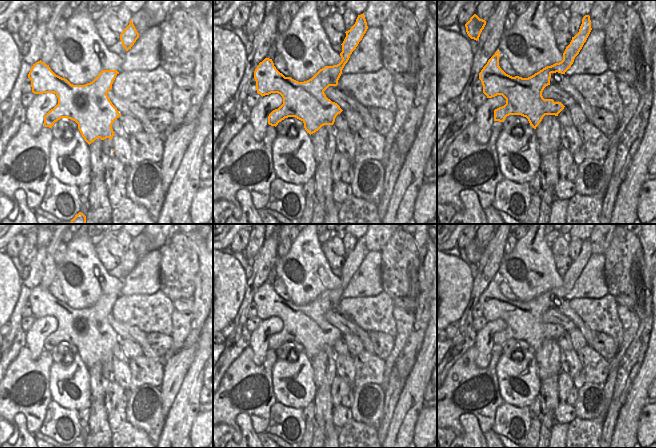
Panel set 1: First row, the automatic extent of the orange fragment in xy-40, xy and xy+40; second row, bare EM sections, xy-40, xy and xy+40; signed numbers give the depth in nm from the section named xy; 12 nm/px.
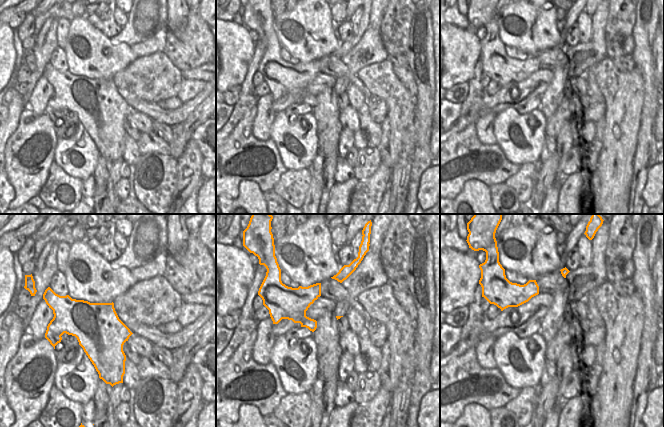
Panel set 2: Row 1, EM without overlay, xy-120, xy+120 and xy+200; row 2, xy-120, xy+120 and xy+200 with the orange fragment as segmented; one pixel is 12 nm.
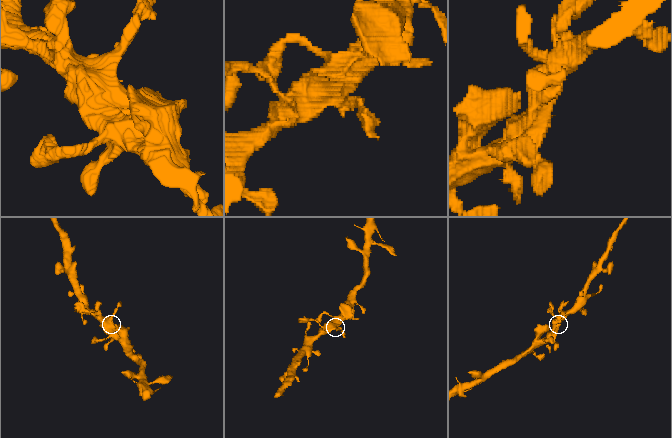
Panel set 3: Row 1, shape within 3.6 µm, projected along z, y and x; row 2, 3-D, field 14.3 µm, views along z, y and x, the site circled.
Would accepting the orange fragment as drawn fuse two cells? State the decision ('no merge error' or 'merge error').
merge error

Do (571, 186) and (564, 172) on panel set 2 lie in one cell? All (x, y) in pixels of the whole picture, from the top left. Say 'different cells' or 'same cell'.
different cells

